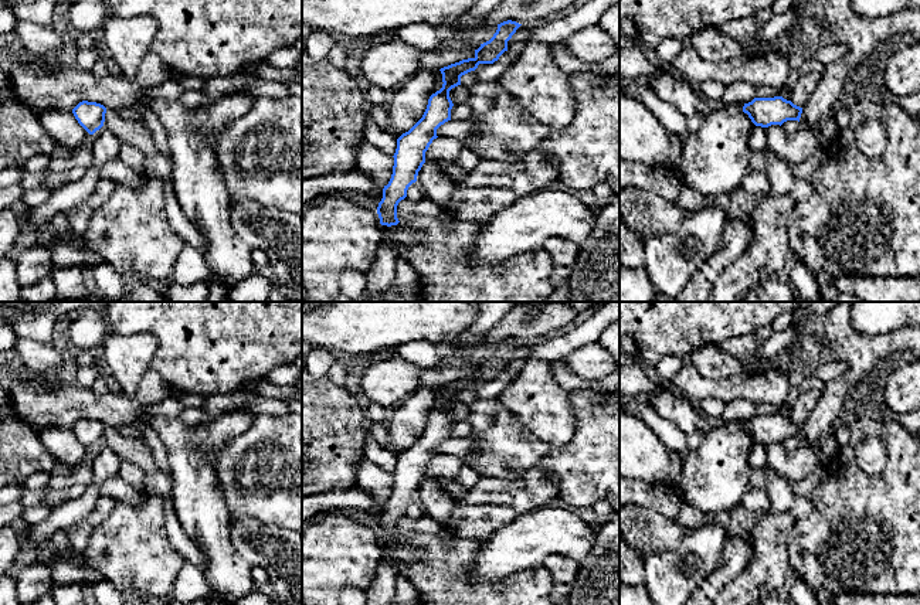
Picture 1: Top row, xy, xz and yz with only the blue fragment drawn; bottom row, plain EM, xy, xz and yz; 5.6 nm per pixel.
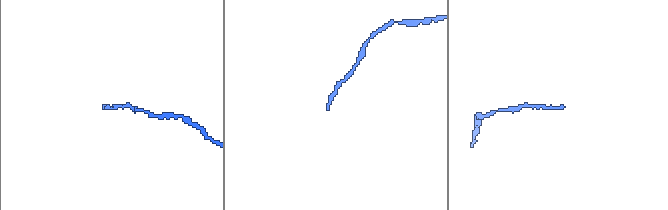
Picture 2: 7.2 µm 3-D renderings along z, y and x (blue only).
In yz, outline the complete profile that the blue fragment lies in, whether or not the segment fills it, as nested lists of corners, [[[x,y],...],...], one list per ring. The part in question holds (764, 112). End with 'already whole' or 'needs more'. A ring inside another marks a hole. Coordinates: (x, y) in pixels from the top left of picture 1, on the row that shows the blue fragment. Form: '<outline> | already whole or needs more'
[[[782,96],[754,98],[744,103],[743,112],[748,115],[756,126],[768,128],[771,125],[782,125],[787,120],[798,120],[802,108],[794,105]]] | already whole

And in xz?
[[[507,20],[498,24],[493,37],[475,50],[475,57],[462,60],[441,68],[442,88],[428,99],[422,118],[397,139],[393,174],[383,188],[377,214],[381,224],[381,241],[376,259],[364,273],[367,289],[360,302],[377,302],[384,293],[393,290],[396,262],[403,258],[403,247],[397,242],[397,205],[407,197],[408,187],[417,181],[418,171],[425,163],[425,152],[434,139],[437,129],[451,120],[454,106],[449,91],[461,85],[461,77],[475,71],[479,64],[493,64],[507,51],[507,41],[522,24]]] | needs more

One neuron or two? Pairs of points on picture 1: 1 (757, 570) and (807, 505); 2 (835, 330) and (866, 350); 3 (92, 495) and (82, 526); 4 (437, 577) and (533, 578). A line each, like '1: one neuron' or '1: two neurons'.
1: one neuron
2: one neuron
3: two neurons
4: one neuron

